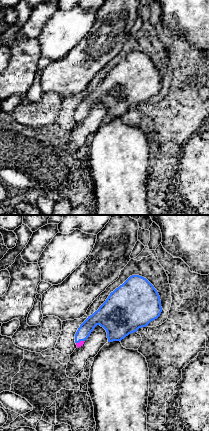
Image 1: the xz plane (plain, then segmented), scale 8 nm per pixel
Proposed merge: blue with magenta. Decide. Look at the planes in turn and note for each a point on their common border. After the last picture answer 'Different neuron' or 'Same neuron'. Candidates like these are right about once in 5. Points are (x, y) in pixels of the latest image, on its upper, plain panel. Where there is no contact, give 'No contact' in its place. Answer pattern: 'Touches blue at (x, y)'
Touches blue at (80, 116)

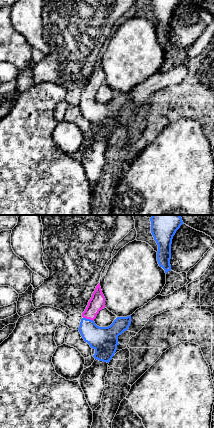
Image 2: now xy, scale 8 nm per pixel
Touches blue at (88, 95)

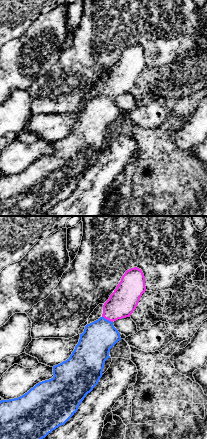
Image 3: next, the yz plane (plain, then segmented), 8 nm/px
Touches blue at (106, 95)

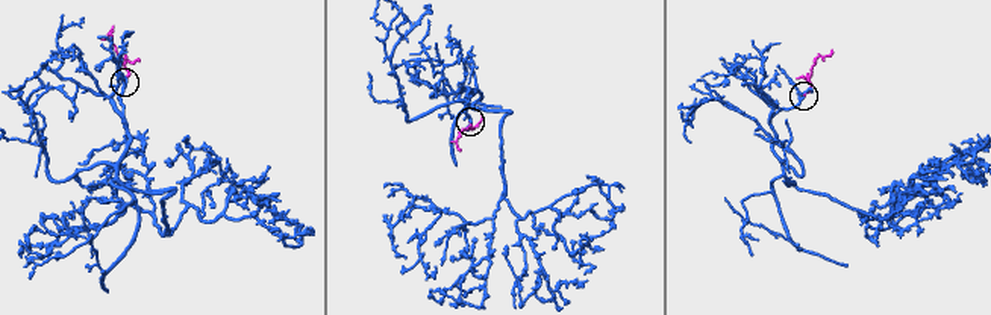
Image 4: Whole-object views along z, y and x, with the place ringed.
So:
Same neuron

